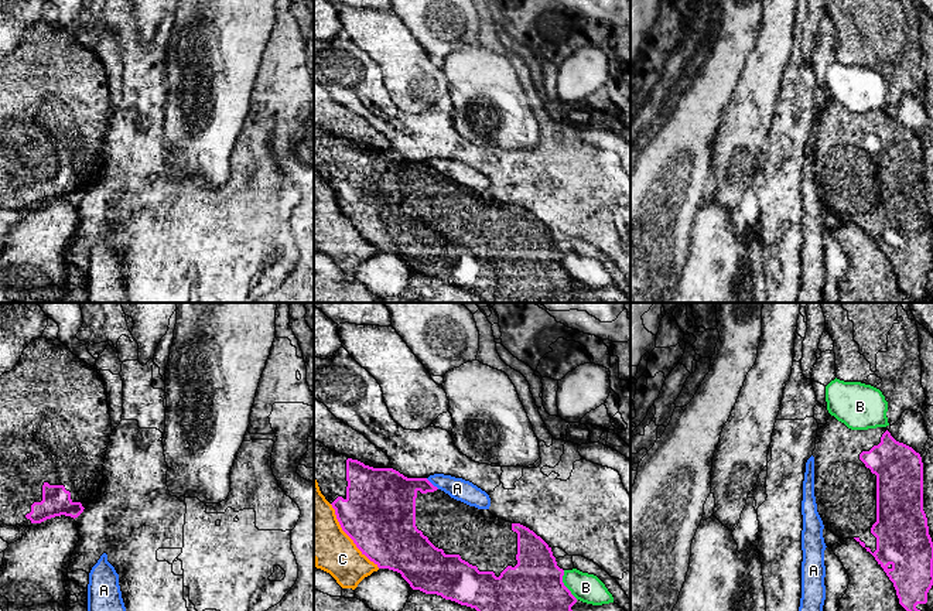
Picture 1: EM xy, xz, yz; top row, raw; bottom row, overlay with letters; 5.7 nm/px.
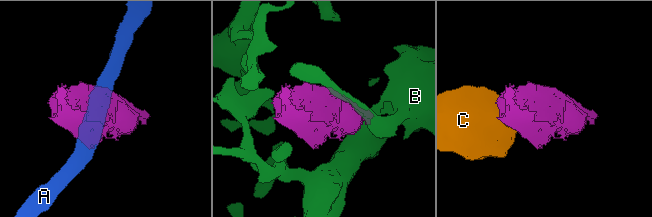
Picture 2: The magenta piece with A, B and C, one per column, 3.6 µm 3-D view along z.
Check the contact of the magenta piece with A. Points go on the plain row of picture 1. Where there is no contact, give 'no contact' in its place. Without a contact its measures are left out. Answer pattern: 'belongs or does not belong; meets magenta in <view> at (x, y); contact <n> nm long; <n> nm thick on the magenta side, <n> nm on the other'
does not belong; meets magenta in xz at (431, 167); contact 100 nm long; 280 nm thick on the magenta side, 120 nm on the other

